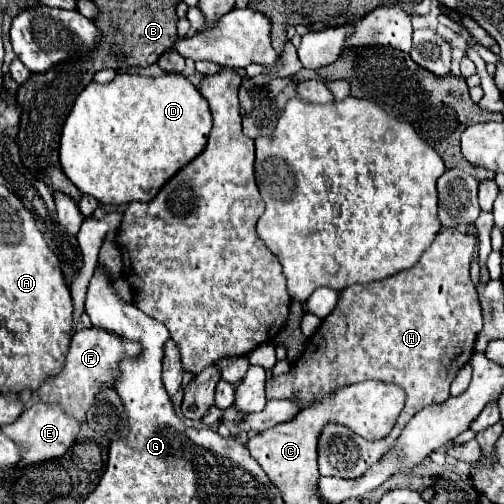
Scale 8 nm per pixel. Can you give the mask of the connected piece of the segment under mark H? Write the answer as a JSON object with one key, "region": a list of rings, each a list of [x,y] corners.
{"region":[[[442,227],[436,235],[434,243],[422,253],[420,261],[404,269],[396,275],[390,275],[382,281],[372,281],[364,285],[350,285],[348,289],[338,293],[338,305],[336,309],[320,323],[320,327],[314,331],[314,335],[308,339],[306,349],[298,357],[298,361],[290,367],[288,373],[282,373],[278,377],[266,379],[266,397],[268,399],[294,399],[302,401],[302,409],[324,401],[330,393],[360,383],[364,379],[378,379],[400,385],[408,399],[406,405],[394,425],[394,431],[380,441],[368,441],[360,435],[352,433],[344,425],[328,423],[324,425],[318,441],[318,467],[320,475],[328,477],[346,477],[356,479],[364,475],[364,471],[374,465],[400,437],[402,429],[426,405],[444,403],[450,397],[450,383],[454,381],[456,373],[470,361],[474,355],[474,341],[478,331],[482,329],[482,313],[480,313],[480,301],[476,287],[470,279],[470,261],[472,253],[476,249],[476,239],[468,233],[460,233],[458,229],[446,229]]]}

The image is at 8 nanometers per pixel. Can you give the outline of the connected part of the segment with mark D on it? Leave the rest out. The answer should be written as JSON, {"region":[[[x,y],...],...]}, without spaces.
{"region":[[[118,73],[110,83],[100,85],[96,81],[92,81],[76,99],[64,129],[62,129],[62,139],[60,139],[60,165],[66,173],[66,177],[86,195],[96,197],[102,205],[126,205],[132,201],[150,201],[152,197],[158,195],[158,189],[162,189],[162,185],[172,179],[176,175],[176,171],[180,171],[184,165],[190,163],[190,159],[194,159],[196,155],[200,155],[200,151],[204,151],[206,143],[208,143],[208,135],[212,129],[212,117],[210,117],[210,109],[206,99],[200,95],[200,91],[190,83],[188,77],[184,75],[170,75],[164,73],[160,77],[144,77],[144,75],[128,75],[128,73]]]}

